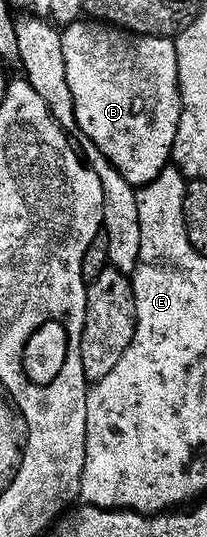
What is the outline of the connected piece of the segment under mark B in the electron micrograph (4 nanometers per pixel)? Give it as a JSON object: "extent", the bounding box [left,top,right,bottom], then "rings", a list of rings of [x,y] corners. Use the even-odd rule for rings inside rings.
{"extent":[62,18,181,190],"rings":[[[80,18],[62,29],[65,50],[65,74],[69,74],[69,90],[73,90],[73,106],[77,110],[79,132],[93,138],[97,150],[109,158],[111,165],[136,190],[153,182],[172,163],[171,151],[177,142],[181,122],[181,94],[175,40],[166,36],[138,36],[124,32],[114,24]]]}

